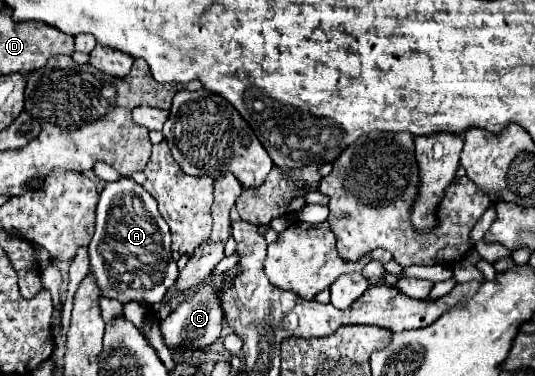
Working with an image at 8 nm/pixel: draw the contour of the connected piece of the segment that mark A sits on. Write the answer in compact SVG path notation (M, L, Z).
M132 178L106 182L106 186L102 188L100 202L96 208L96 230L94 230L94 238L88 244L88 254L90 254L90 274L94 276L102 296L114 298L118 302L138 300L148 304L158 304L178 278L178 268L170 252L168 224L158 214L156 200Z

